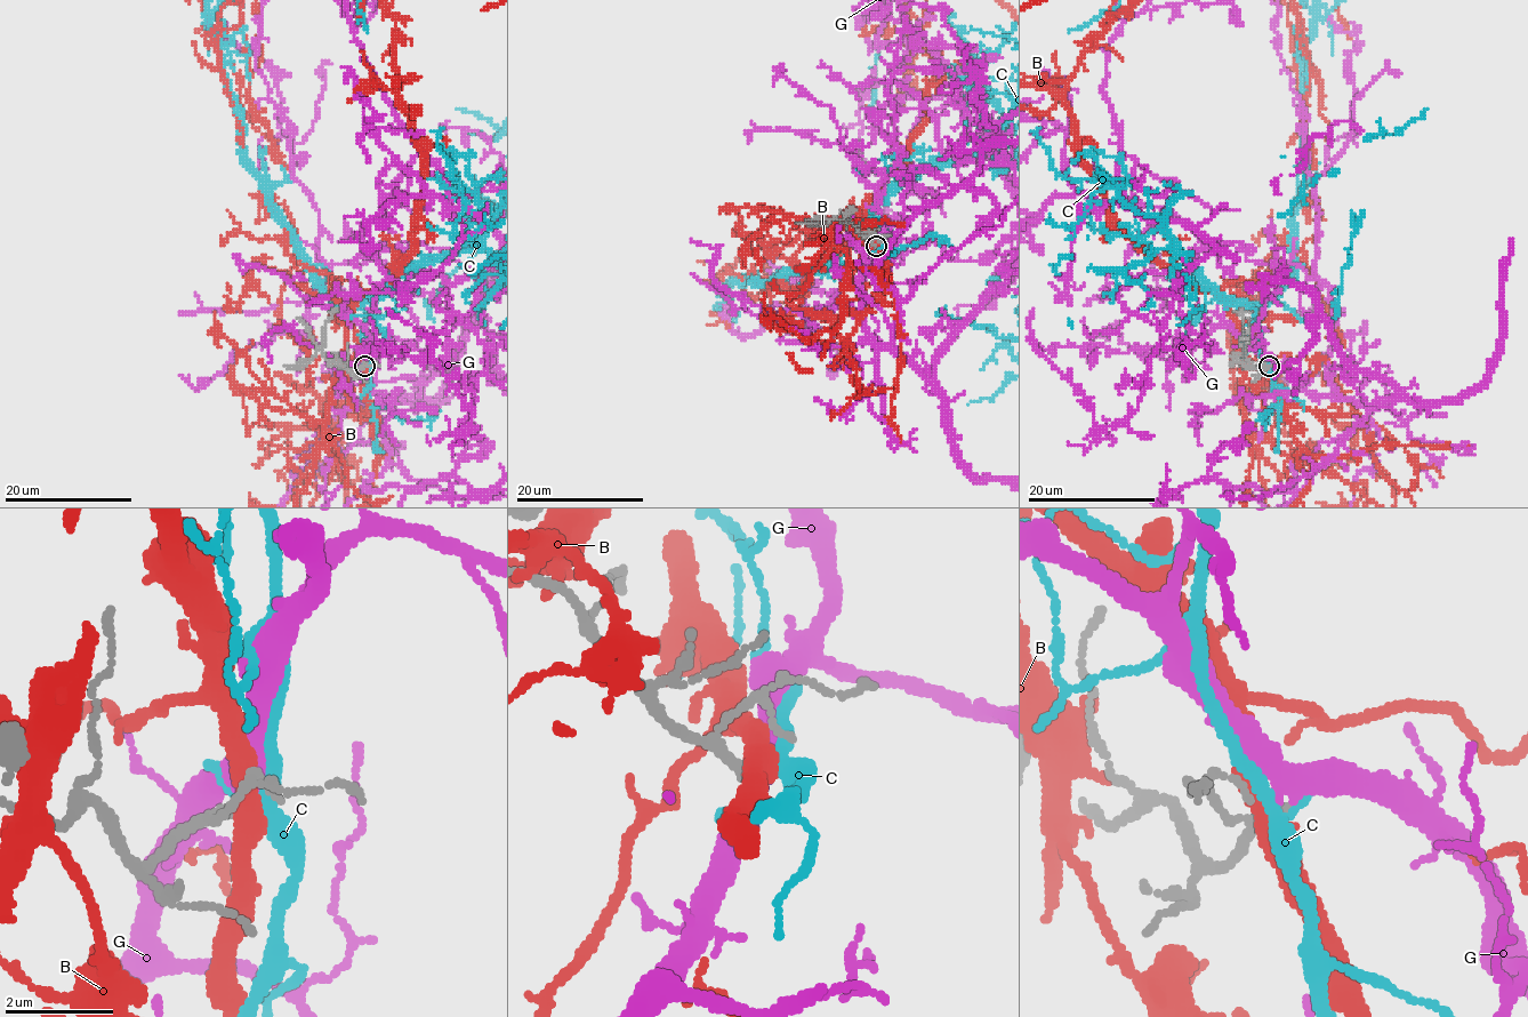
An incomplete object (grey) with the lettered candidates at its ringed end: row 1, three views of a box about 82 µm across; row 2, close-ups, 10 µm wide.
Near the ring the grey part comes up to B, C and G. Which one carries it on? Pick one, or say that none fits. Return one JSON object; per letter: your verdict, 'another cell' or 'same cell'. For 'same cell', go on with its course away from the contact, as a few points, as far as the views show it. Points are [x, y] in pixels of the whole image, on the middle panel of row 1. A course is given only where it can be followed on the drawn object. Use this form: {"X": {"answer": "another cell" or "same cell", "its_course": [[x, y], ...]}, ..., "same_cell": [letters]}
{"B": {"answer": "another cell"}, "C": {"answer": "another cell"}, "G": {"answer": "same cell"}, "same_cell": ["G"]}

